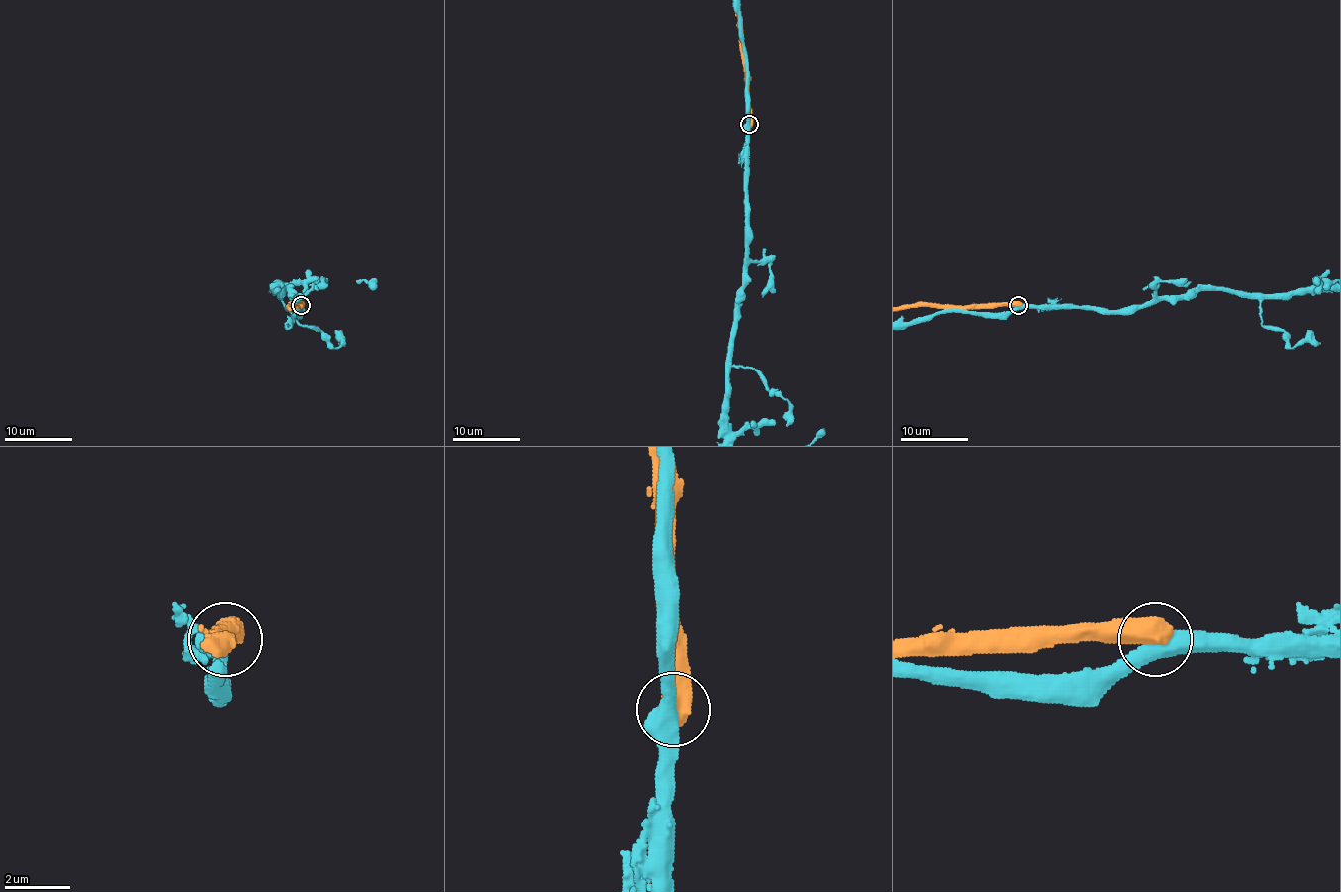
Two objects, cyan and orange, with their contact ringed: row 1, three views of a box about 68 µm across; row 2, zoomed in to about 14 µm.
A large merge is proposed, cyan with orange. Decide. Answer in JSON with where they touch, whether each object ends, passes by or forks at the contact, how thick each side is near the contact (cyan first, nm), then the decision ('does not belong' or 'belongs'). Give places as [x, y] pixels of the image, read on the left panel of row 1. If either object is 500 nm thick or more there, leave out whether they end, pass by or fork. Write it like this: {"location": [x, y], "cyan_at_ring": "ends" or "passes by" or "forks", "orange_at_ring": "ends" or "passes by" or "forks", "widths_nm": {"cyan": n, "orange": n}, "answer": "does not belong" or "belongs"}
{"location": [301, 305], "widths_nm": {"cyan": 500, "orange": 750}, "answer": "does not belong"}

